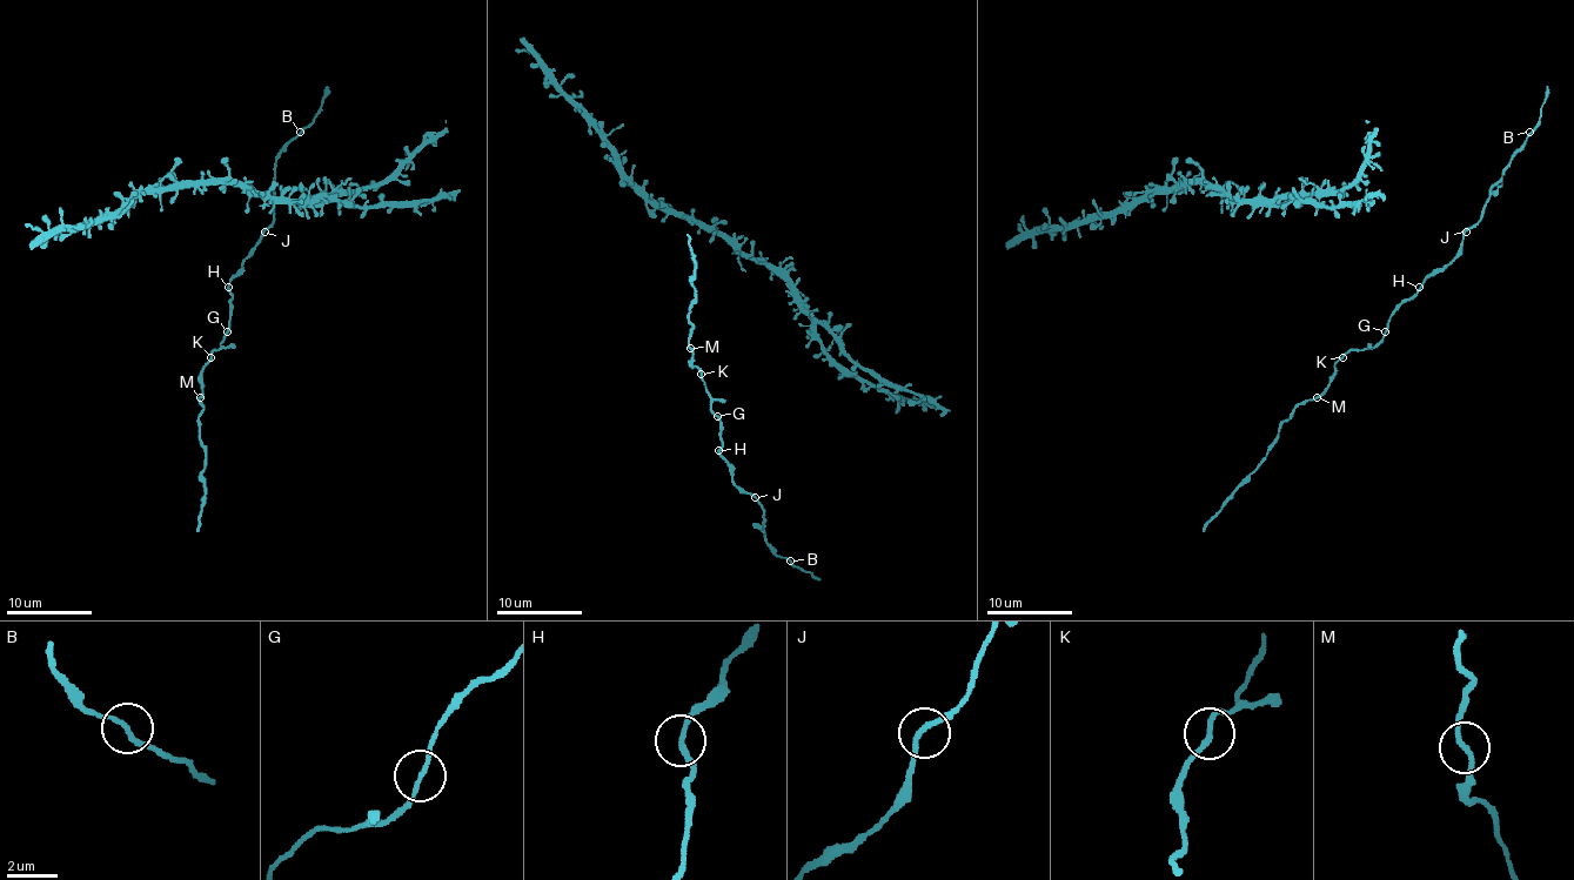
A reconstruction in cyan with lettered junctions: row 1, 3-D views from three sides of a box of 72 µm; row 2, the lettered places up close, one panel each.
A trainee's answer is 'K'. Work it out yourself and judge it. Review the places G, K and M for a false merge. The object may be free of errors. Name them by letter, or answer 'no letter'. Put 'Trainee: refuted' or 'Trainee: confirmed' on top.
Trainee: refuted
no letter

